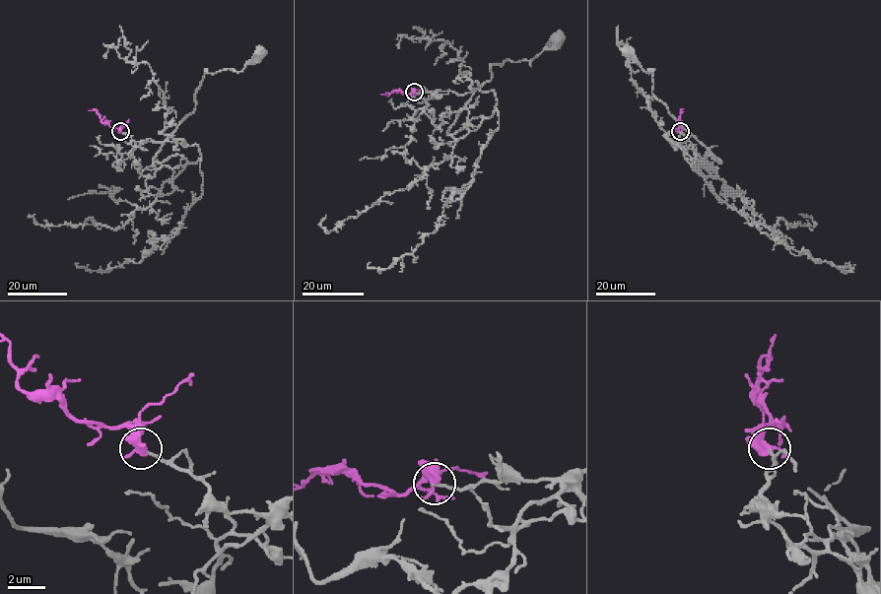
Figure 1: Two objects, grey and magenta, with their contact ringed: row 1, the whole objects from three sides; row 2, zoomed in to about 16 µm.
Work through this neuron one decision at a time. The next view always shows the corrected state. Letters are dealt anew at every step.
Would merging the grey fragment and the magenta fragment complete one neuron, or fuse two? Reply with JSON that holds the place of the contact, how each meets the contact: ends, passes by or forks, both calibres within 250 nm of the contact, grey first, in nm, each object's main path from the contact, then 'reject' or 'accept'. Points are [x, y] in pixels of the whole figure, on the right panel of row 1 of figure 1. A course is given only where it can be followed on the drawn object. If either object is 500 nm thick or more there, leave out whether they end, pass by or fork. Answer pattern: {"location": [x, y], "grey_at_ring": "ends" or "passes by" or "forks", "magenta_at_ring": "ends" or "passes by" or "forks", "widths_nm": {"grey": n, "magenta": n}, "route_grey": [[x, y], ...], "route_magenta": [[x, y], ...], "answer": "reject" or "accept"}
{"location": [680, 131], "grey_at_ring": "ends", "magenta_at_ring": "forks", "widths_nm": {"grey": 130, "magenta": 300}, "route_grey": [[680, 131], [677, 145], [691, 158], [720, 162], [653, 95], [651, 72], [627, 52]], "route_magenta": [[680, 131], [677, 122], [682, 110]], "answer": "accept"}

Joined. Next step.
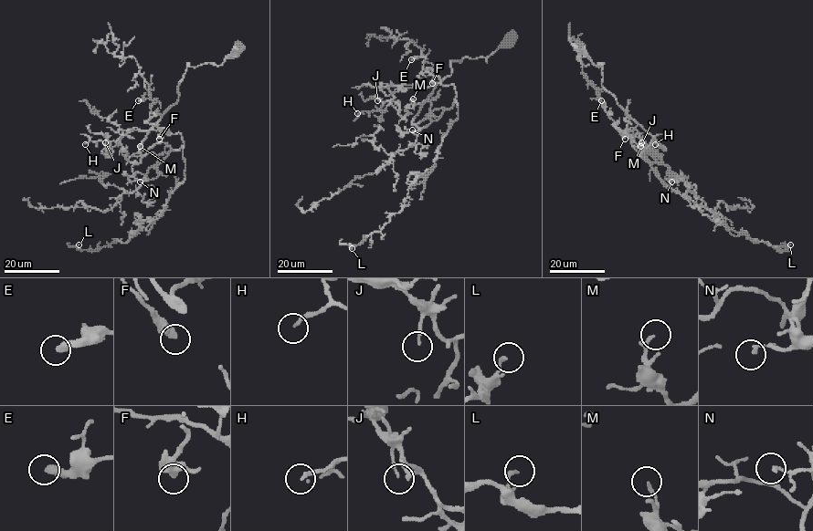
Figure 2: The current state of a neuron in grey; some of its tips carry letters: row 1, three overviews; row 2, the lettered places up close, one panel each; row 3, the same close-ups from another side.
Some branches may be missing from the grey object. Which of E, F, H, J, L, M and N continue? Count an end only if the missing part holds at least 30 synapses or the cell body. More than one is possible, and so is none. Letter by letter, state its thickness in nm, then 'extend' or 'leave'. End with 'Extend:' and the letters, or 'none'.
E: 400 nm thick; extend
F: 380 nm thick; leave
H: 180 nm thick; extend
J: 100 nm thick; leave
L: 170 nm thick; leave
M: 160 nm thick; leave
N: 130 nm thick; leave
Extend: E, H

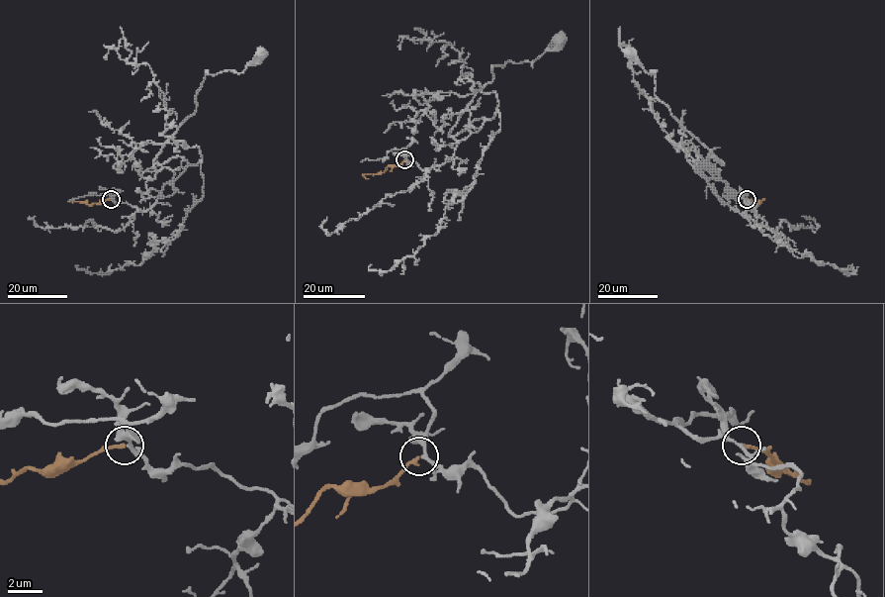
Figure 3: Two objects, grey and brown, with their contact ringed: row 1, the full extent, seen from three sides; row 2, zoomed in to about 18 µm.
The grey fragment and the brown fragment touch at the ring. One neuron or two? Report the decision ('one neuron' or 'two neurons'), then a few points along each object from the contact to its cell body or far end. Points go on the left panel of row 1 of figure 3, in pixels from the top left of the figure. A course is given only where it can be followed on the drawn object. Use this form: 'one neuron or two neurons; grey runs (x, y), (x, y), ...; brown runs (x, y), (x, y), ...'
one neuron; grey runs (112, 199), (140, 211), (153, 205), (188, 165), (154, 159), (194, 113), (205, 75), (241, 72), (260, 53); brown runs (111, 199), (89, 205), (72, 201), (75, 198)

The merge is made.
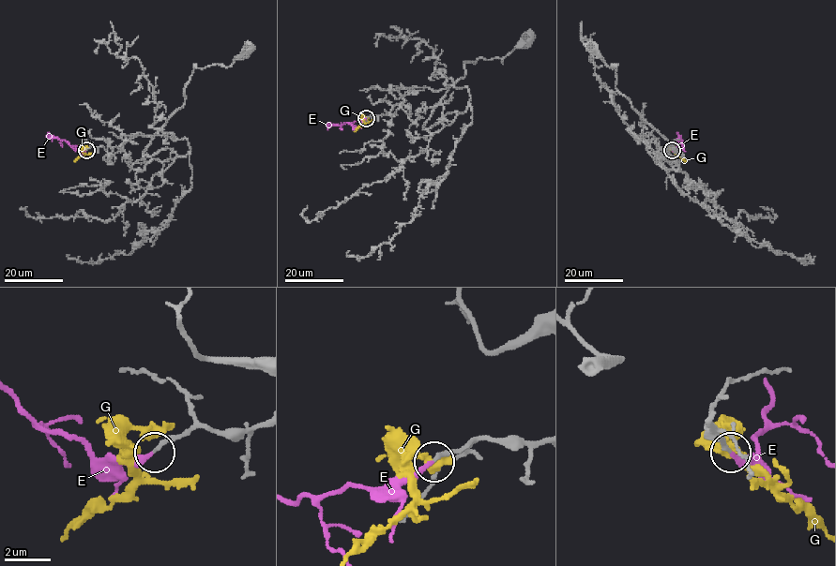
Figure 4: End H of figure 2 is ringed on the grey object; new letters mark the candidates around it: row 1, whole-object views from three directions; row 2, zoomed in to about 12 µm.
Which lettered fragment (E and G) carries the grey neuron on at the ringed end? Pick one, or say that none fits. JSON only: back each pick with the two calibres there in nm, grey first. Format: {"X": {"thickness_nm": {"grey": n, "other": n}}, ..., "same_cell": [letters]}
{"E": {"thickness_nm": {"grey": 190, "other": 240}}, "same_cell": ["E"]}

